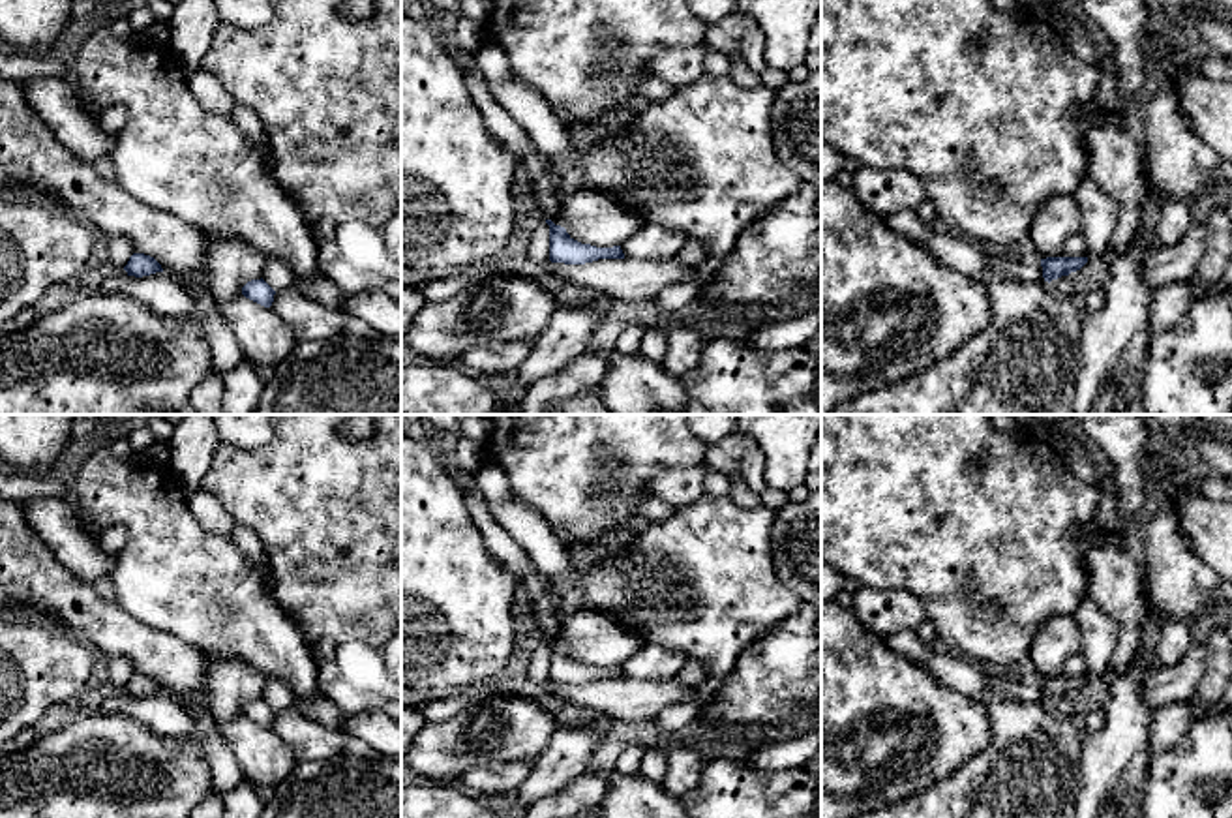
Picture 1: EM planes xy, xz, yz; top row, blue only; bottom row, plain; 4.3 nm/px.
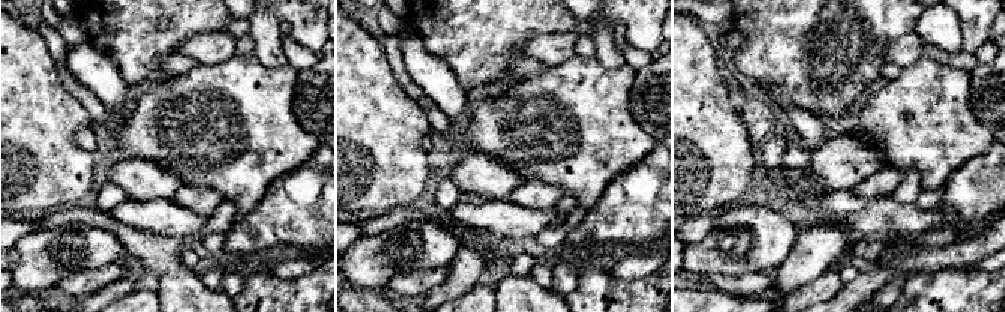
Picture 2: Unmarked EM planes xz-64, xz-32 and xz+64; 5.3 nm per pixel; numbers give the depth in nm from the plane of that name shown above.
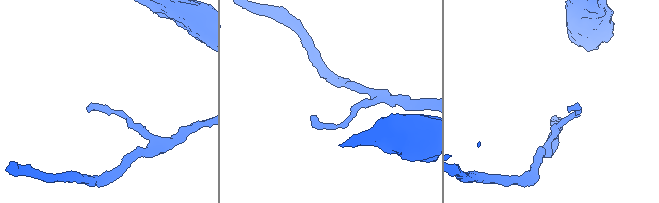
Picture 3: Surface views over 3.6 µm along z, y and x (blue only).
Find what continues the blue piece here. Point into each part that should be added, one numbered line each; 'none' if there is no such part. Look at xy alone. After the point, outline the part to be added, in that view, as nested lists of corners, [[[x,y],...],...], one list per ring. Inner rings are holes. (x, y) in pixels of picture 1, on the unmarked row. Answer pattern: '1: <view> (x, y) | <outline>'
none

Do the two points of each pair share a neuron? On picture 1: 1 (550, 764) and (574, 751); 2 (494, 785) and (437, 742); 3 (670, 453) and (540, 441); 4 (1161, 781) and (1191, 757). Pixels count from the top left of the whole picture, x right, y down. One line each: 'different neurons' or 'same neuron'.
1: same neuron
2: different neurons
3: same neuron
4: same neuron

